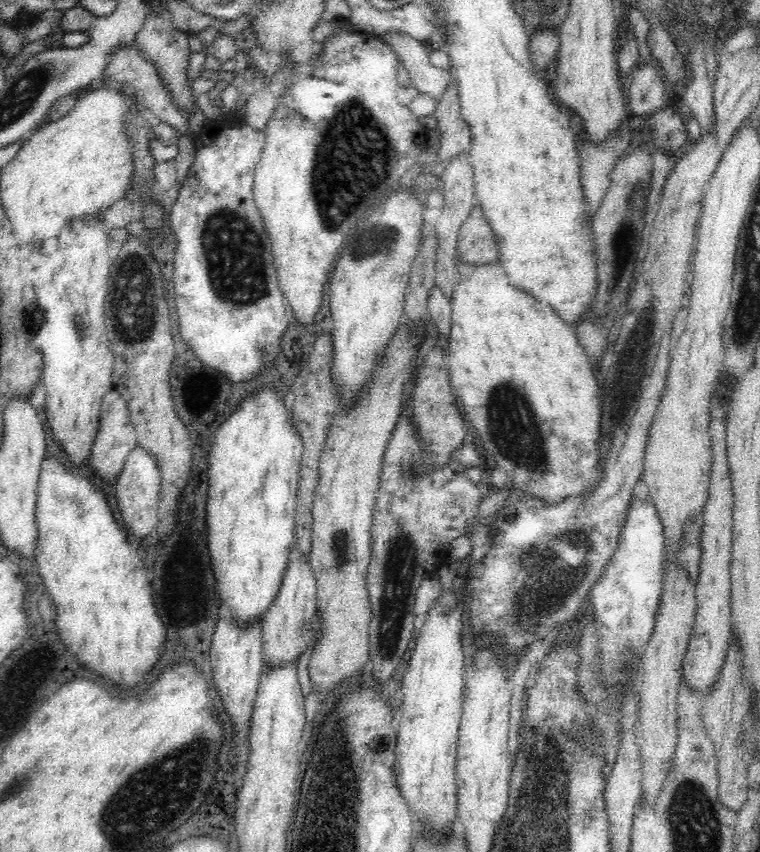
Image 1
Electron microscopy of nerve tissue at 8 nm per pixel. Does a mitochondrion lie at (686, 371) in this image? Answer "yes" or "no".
no

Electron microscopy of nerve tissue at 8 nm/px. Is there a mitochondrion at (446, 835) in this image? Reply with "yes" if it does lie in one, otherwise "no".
no

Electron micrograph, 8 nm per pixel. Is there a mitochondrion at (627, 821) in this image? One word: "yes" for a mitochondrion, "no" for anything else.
no

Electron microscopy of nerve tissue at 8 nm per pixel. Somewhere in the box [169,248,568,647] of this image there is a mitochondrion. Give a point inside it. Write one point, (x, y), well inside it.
(512, 426)

